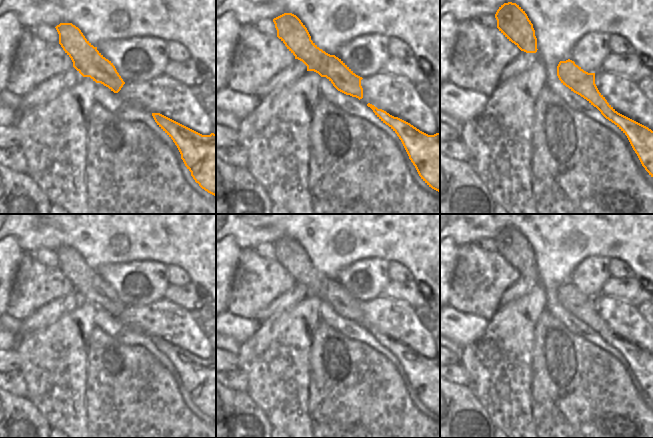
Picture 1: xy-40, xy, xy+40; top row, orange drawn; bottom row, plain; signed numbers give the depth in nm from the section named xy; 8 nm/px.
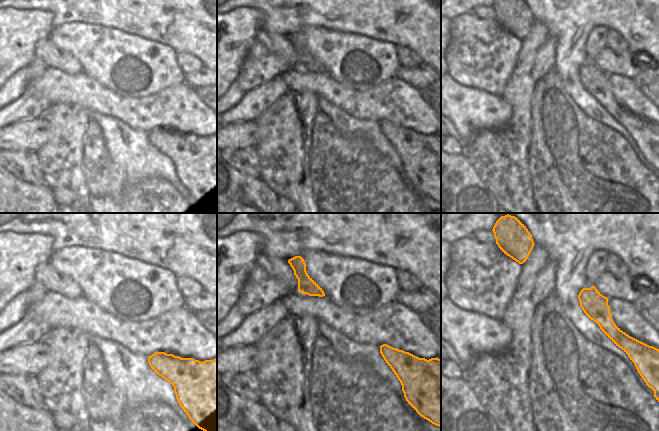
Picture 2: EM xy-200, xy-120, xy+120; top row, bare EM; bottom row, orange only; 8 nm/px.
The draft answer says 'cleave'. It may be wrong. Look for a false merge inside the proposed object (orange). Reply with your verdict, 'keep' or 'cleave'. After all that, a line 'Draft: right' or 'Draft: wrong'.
keep
Draft: wrong

